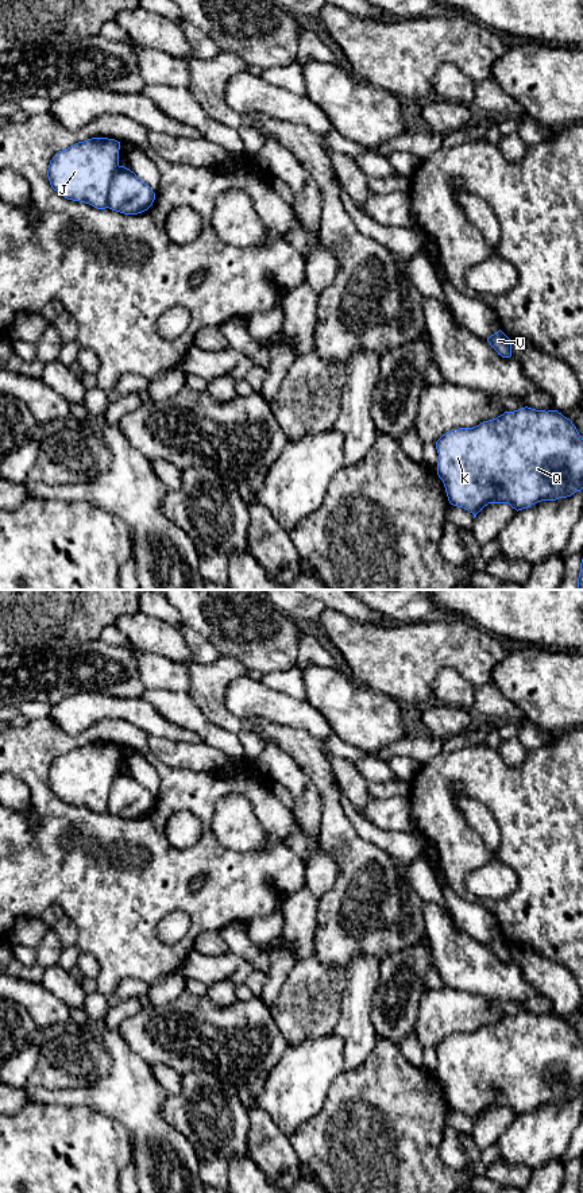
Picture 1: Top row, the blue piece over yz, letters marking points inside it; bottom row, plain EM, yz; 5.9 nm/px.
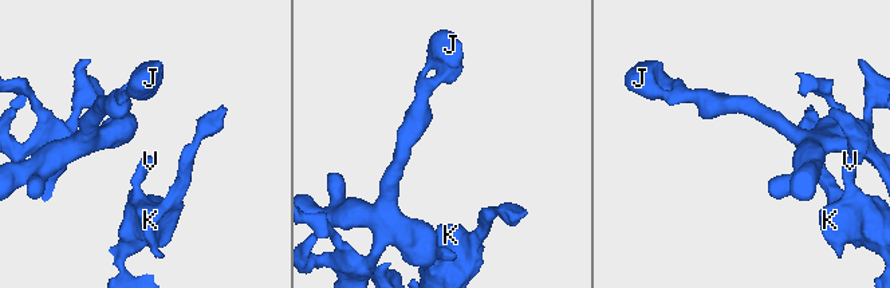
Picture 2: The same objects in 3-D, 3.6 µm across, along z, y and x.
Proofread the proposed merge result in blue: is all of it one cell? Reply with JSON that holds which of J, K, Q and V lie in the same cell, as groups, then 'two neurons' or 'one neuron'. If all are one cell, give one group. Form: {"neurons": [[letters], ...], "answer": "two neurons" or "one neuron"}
{"neurons": [["J", "K", "Q", "V"]], "answer": "one neuron"}

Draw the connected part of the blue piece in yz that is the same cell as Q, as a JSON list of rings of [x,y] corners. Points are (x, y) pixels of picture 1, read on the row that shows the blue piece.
[[[521,408],[474,428],[451,429],[436,441],[437,475],[451,505],[476,514],[489,503],[509,503],[522,510],[541,501],[567,498],[583,489],[583,437],[572,421],[557,410]]]

